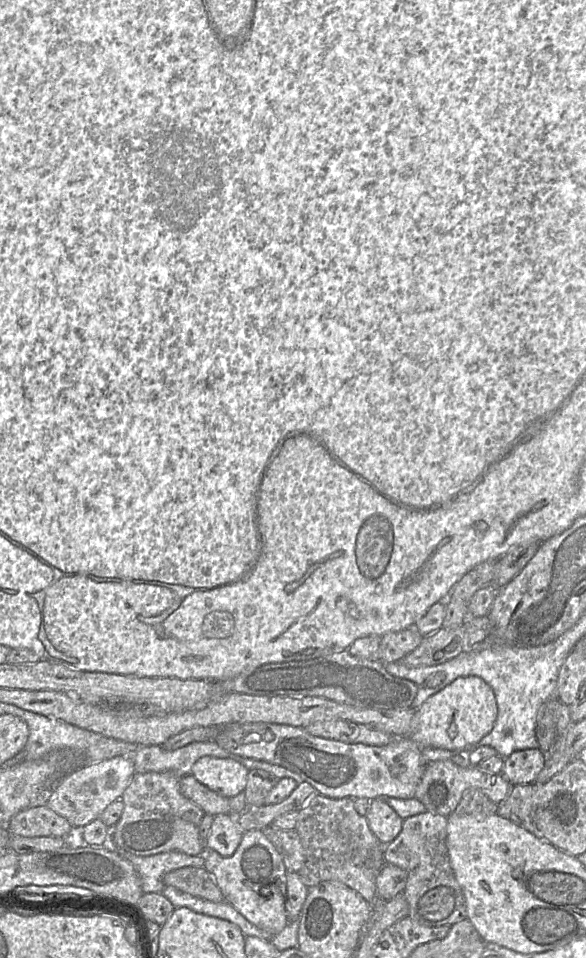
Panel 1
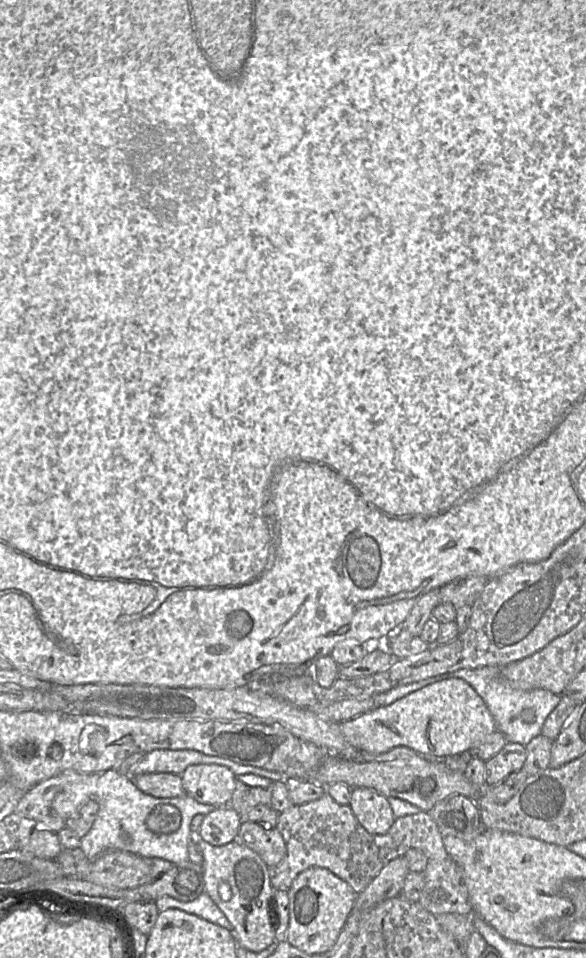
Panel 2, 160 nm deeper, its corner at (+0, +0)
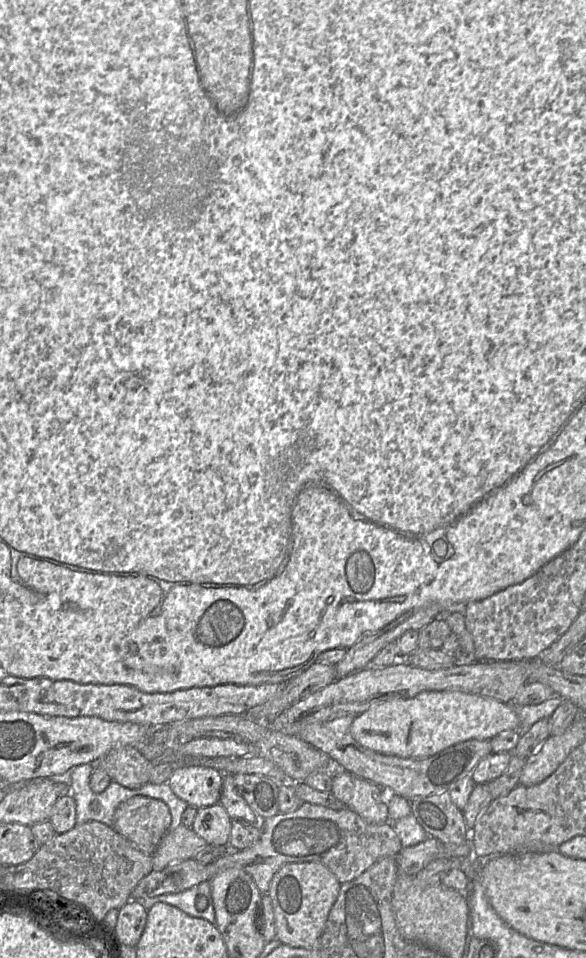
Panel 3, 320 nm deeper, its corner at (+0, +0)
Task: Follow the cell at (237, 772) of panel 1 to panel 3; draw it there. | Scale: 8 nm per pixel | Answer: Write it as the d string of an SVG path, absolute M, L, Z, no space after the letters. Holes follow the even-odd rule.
M183 765L168 780L171 790L189 806L201 809L219 803L224 774L202 765Z

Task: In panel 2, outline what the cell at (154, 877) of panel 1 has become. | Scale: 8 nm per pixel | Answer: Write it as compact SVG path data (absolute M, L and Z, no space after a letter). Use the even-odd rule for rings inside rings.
M106 770L98 774L89 774L87 785L91 799L99 805L97 817L91 829L81 838L81 850L89 859L95 859L108 849L118 849L145 858L160 858L174 865L189 862L188 845L195 836L190 828L191 821L197 814L207 815L218 806L203 804L184 794L175 798L156 798L141 792L133 777L116 770ZM169 804L181 814L179 829L170 834L155 834L148 830L145 820L157 806Z

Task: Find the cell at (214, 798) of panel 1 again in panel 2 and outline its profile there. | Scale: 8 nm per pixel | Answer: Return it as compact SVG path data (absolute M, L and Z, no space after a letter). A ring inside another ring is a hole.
M146 773L135 776L133 780L141 792L156 798L175 798L186 794L178 774Z

